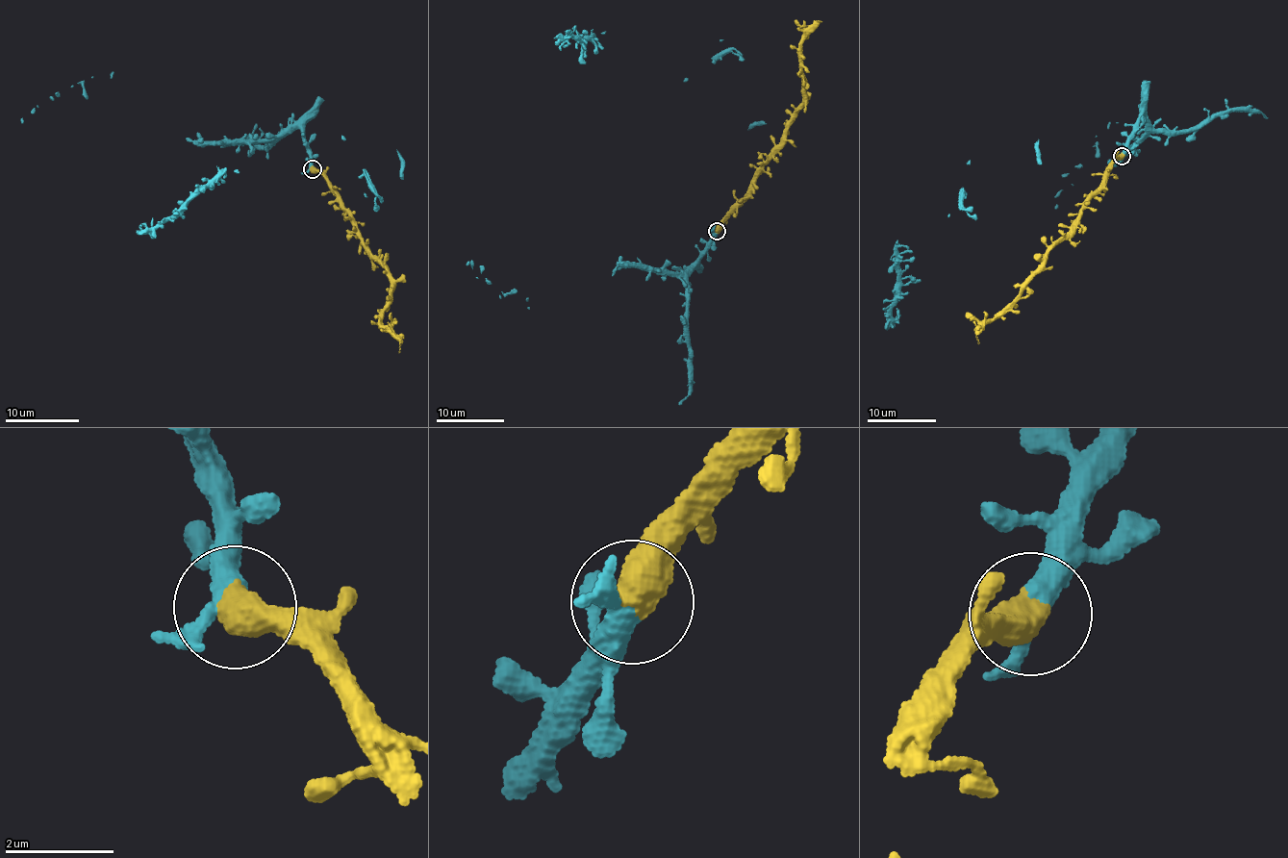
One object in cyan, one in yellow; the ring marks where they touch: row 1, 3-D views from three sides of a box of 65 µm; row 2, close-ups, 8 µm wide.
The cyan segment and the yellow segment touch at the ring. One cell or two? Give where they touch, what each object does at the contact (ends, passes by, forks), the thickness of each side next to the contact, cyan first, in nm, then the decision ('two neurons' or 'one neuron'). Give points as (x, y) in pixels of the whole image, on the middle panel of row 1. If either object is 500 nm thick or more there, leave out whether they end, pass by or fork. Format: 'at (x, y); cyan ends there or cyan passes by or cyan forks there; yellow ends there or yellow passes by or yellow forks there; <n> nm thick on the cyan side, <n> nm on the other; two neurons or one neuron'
at (717, 231); 360 nm thick on the cyan side, 650 nm on the other; one neuron

